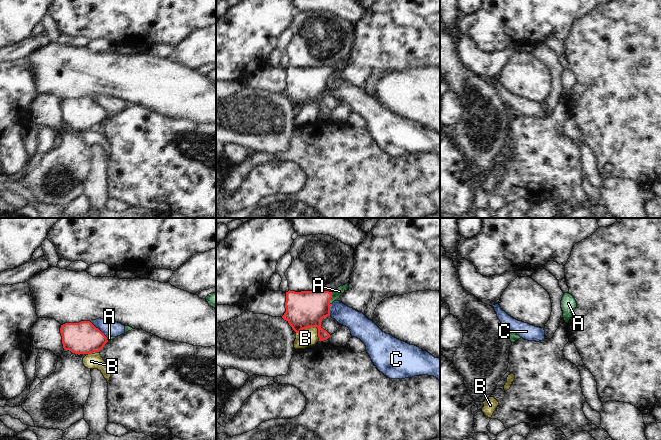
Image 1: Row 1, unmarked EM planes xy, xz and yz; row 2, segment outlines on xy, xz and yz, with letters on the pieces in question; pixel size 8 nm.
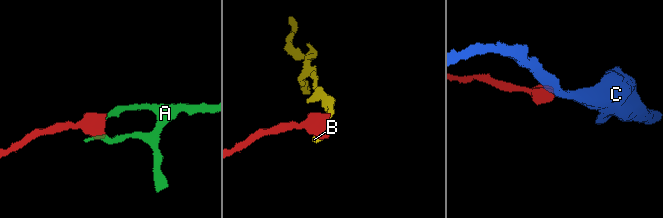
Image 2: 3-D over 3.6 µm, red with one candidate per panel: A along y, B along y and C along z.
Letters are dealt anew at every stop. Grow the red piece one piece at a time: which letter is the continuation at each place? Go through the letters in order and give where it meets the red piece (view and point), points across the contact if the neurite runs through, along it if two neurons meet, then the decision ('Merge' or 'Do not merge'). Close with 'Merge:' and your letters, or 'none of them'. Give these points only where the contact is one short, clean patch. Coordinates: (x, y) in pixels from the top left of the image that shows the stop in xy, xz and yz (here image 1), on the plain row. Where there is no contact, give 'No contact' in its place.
A: Touches red at xz (331, 73). Path across: xz (305, 85), (325, 74), (331, 73), (339, 67). Merge
B: Touches red at xz (313, 102). Boundary: xz (296, 109), (303, 105), (316, 103), (319, 116). Do not merge
C: Touches red at xy (97, 104). Boundary: xy (89, 97), (107, 113). Do not merge
Merge: A

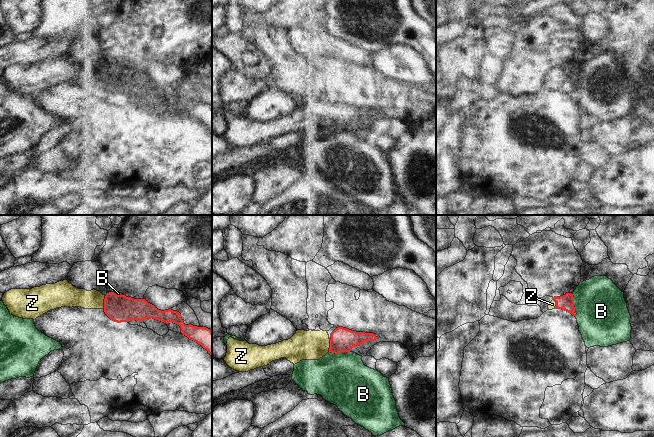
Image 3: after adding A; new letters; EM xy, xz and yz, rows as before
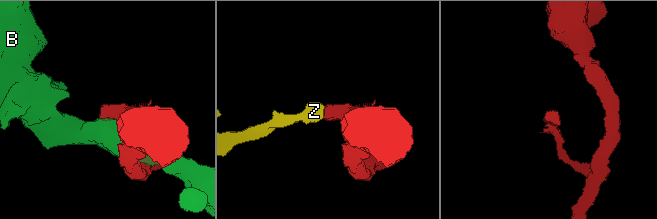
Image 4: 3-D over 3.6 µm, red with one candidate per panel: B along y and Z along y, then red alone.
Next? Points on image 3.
B: Touches red at yz (573, 81). Do not merge
Z: Touches red at xz (330, 121). Path across: xz (342, 116), (335, 121), (330, 121), (304, 121). Merge
Merge: Z

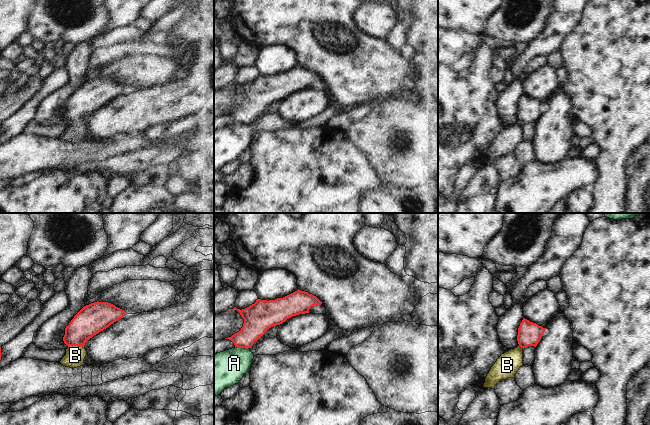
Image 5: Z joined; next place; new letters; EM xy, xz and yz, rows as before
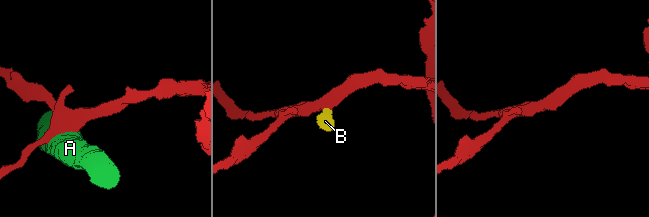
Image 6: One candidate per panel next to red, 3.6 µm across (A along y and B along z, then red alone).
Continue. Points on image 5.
A: Touches red at xz (242, 123). Do not merge
B: Touches red at xy (76, 121). Path across: xy (91, 95), (76, 110), (76, 121), (75, 131). Merge
Merge: B

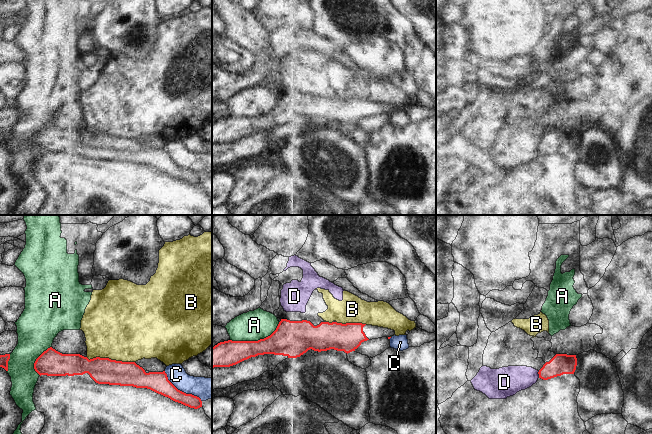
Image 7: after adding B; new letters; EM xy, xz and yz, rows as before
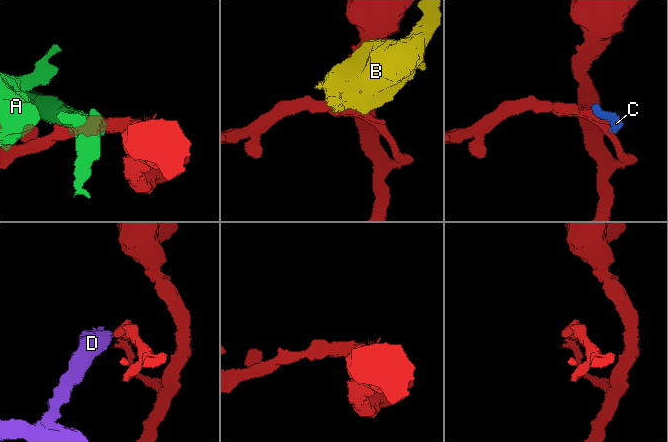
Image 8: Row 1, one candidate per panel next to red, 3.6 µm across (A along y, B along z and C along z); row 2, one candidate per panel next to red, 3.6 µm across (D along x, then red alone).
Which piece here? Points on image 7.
A: Touches red at xz (256, 117). Do not merge
B: Touches red at xy (110, 135). Do not merge
C: Touches red at xy (181, 167). Do not merge
D: Touches red at yz (538, 149). Do not merge
Merge: none of them

